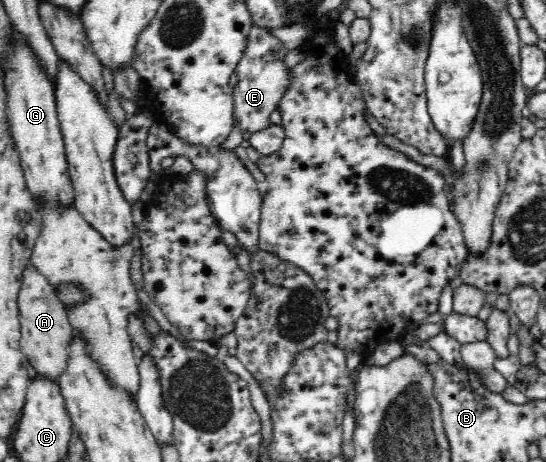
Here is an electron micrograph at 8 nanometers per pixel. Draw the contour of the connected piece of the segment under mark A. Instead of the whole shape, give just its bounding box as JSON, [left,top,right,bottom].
[17,263,73,380]

